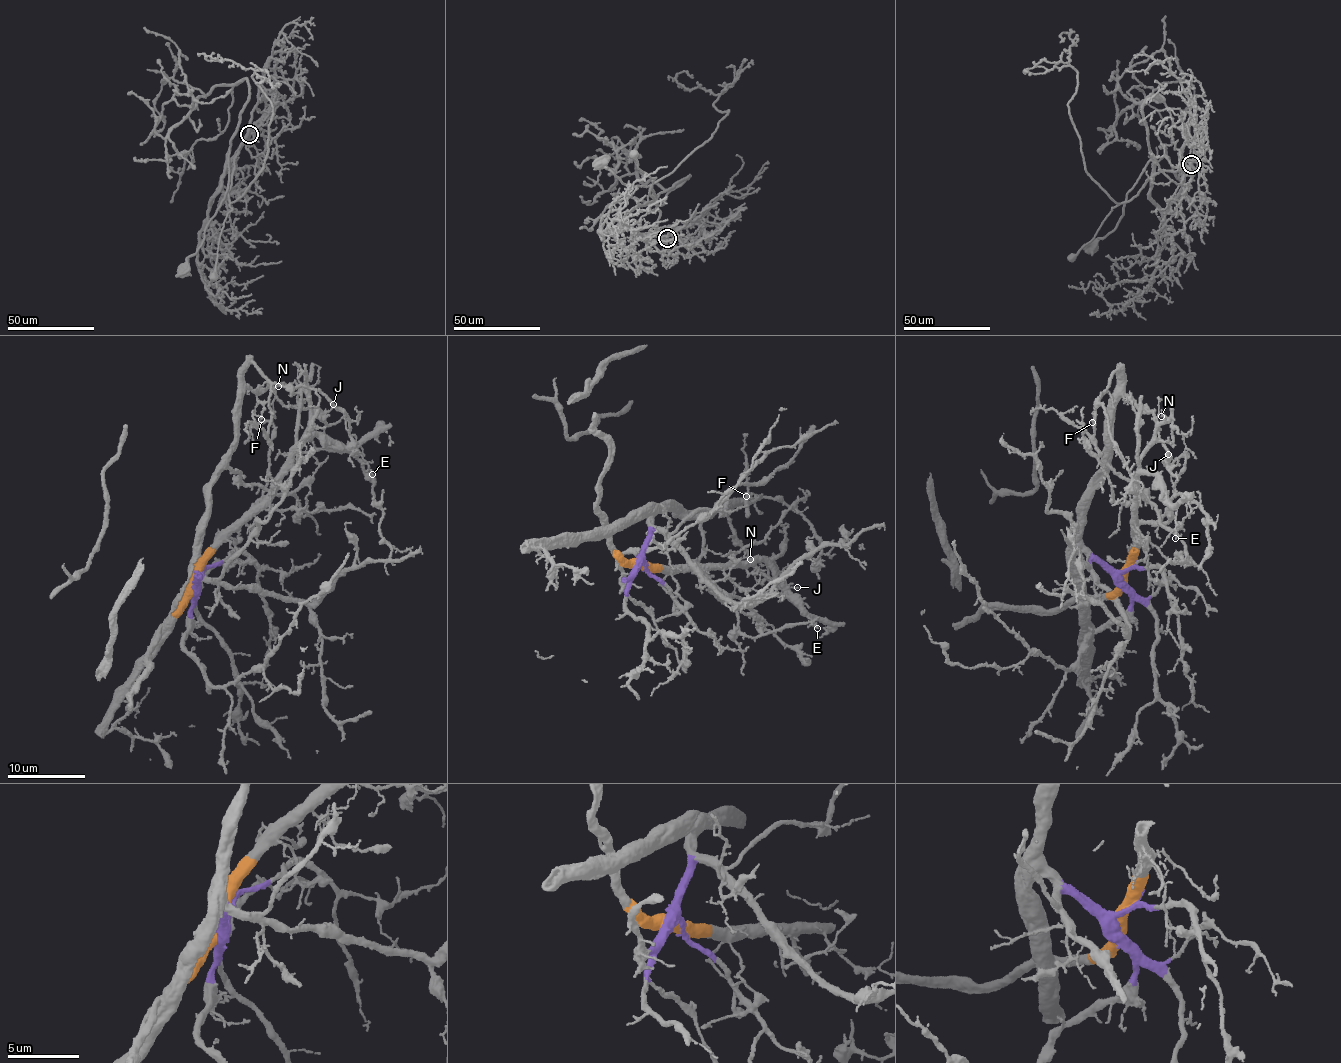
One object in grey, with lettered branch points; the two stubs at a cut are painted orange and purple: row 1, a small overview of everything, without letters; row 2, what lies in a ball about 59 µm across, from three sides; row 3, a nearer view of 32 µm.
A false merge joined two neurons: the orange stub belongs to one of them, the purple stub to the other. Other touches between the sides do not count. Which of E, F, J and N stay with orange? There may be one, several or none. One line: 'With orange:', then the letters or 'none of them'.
With orange: E, N

